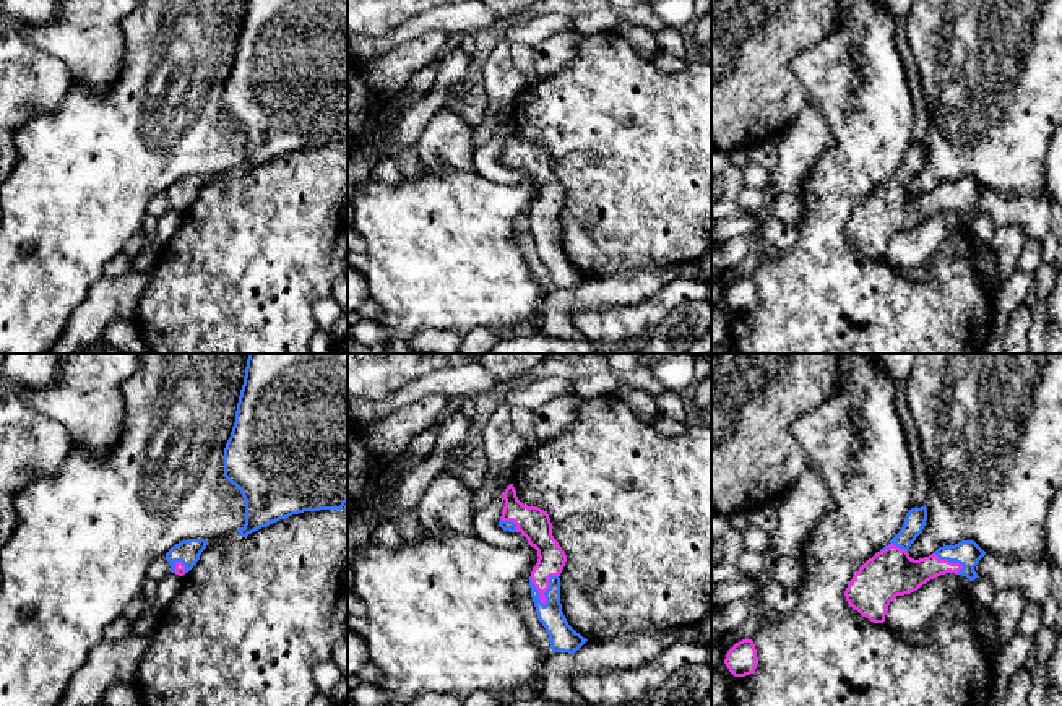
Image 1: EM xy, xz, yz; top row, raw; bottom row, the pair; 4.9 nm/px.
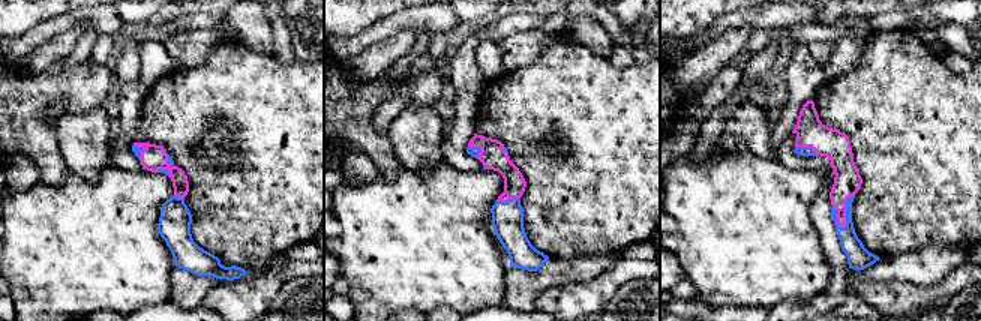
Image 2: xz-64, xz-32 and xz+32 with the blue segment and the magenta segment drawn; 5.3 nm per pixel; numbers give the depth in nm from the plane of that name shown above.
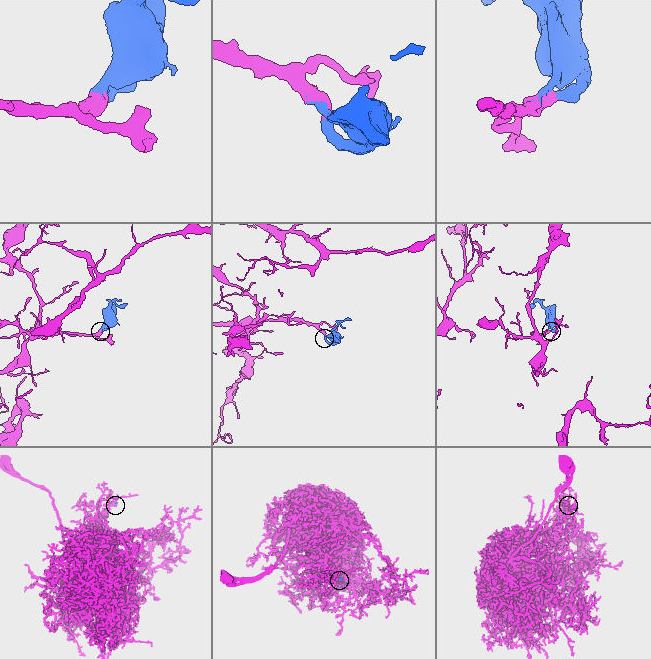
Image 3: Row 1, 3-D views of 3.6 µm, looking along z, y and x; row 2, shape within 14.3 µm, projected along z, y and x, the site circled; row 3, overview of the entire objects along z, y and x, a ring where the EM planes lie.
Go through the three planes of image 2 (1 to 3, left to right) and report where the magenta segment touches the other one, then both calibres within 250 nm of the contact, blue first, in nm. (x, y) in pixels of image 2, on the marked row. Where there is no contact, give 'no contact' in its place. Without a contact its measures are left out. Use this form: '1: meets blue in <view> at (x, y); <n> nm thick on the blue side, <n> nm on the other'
1: meets blue in xz-64 at (177, 197); 180 nm thick on the blue side, 140 nm on the other
2: meets blue in xz-32 at (509, 200); 180 nm thick on the blue side, 140 nm on the other
3: meets blue in xz+32 at (846, 212); 120 nm thick on the blue side, 140 nm on the other

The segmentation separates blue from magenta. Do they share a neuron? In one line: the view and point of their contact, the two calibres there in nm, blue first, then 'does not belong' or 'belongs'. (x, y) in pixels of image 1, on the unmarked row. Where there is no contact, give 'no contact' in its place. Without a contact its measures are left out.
meets blue in xz at (549, 224); 130 nm thick on the blue side, 140 nm on the other; belongs

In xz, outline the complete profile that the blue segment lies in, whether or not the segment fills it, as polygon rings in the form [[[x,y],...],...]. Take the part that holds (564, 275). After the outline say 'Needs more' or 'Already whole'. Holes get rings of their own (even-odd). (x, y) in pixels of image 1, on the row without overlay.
[[[513,120],[503,128],[505,143],[499,157],[503,167],[521,169],[537,187],[537,200],[531,208],[529,222],[536,250],[546,265],[554,289],[576,289],[588,276],[576,269],[567,258],[560,240],[560,209],[567,192],[552,172],[549,151],[523,141]]]. Needs more

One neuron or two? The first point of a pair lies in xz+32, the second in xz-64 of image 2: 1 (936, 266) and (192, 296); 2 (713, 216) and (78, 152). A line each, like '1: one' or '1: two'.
1: one
2: two

